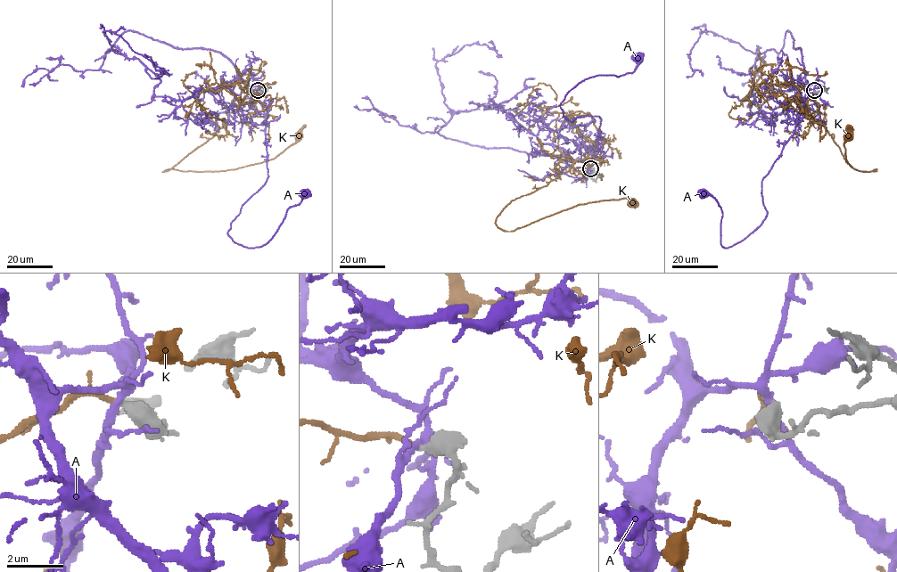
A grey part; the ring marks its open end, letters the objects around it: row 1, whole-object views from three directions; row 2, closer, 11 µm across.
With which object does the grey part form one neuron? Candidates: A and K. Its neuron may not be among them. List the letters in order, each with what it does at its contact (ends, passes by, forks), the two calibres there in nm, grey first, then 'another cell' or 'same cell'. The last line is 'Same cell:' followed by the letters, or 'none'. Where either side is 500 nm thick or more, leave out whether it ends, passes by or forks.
A: it forks | 440/240 nm | another cell
K: it ends | 400/170 nm | same cell
Same cell: K

